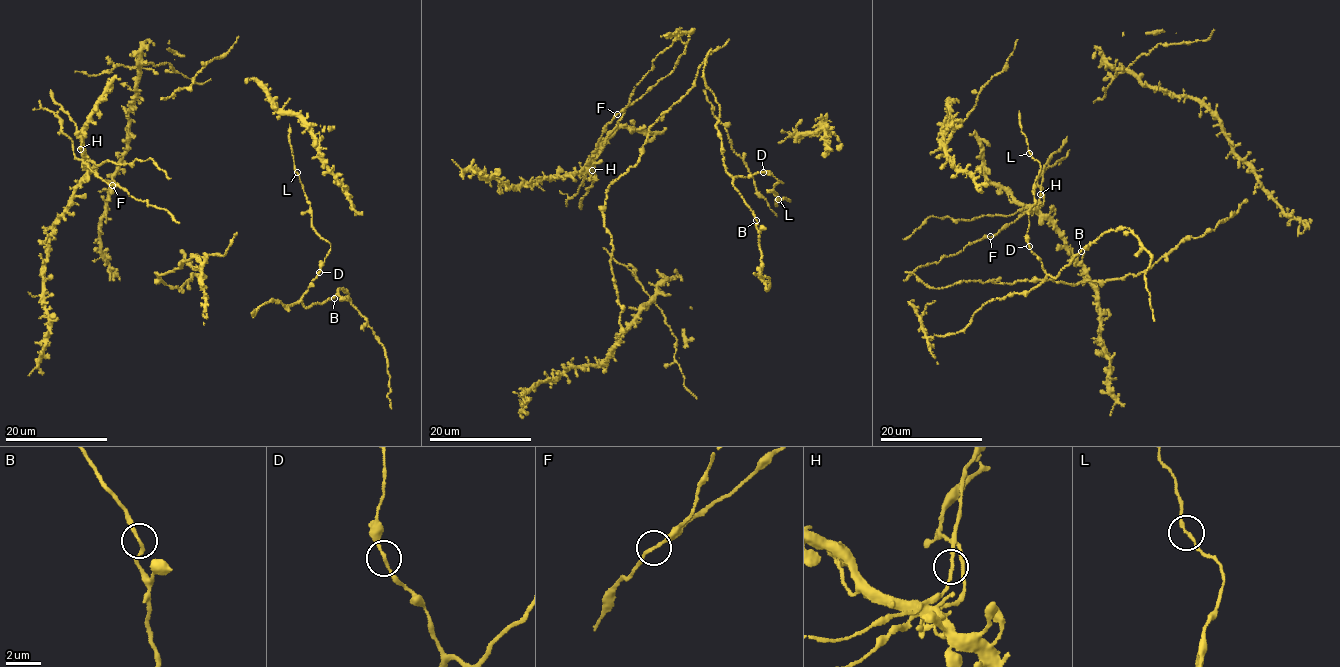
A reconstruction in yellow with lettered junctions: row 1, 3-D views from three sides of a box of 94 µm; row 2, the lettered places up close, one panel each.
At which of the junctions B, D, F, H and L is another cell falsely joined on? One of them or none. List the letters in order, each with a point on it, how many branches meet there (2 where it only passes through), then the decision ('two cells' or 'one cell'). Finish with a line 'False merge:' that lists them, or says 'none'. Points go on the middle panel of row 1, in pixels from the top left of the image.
B: at (756, 220); 2 branches meet; one cell
D: at (763, 172); 2 branches meet; one cell
F: at (617, 114); 2 branches meet; one cell
H: at (592, 170); 2 branches meet; one cell
L: at (778, 199); 2 branches meet; one cell
False merge: none

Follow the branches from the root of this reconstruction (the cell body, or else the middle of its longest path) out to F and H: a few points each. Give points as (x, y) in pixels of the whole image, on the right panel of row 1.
F: (959, 251), (973, 241), (990, 237)
H: (959, 251), (973, 241), (996, 235), (1038, 202), (1040, 194)

